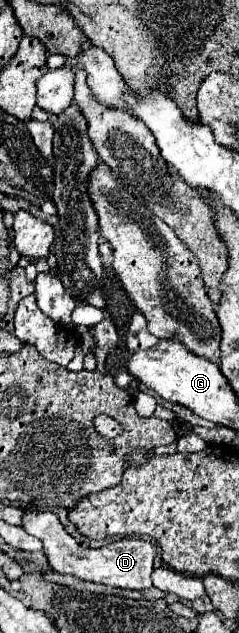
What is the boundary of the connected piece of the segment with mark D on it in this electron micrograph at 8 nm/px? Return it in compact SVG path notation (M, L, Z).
M24 511L20 527L38 537L44 545L44 555L50 563L50 567L56 573L70 573L78 579L102 583L110 587L122 587L122 589L148 589L150 587L150 575L152 575L152 559L156 555L156 547L150 541L126 537L120 541L114 541L100 549L82 549L62 527L58 517L52 511Z

